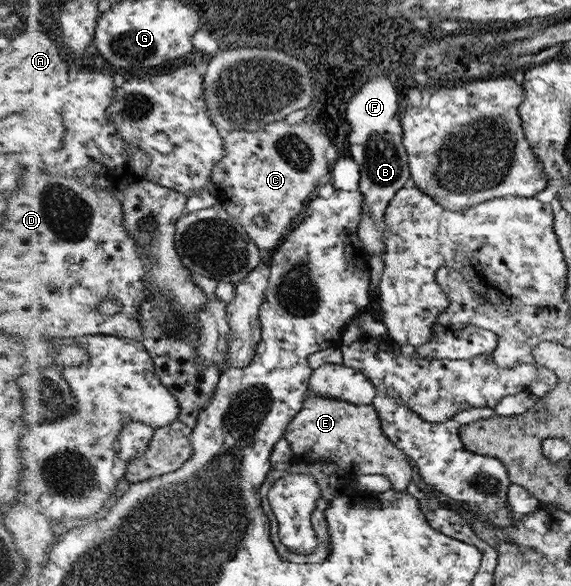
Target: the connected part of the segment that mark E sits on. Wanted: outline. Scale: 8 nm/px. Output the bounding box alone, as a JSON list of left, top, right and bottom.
[284,392,413,491]

